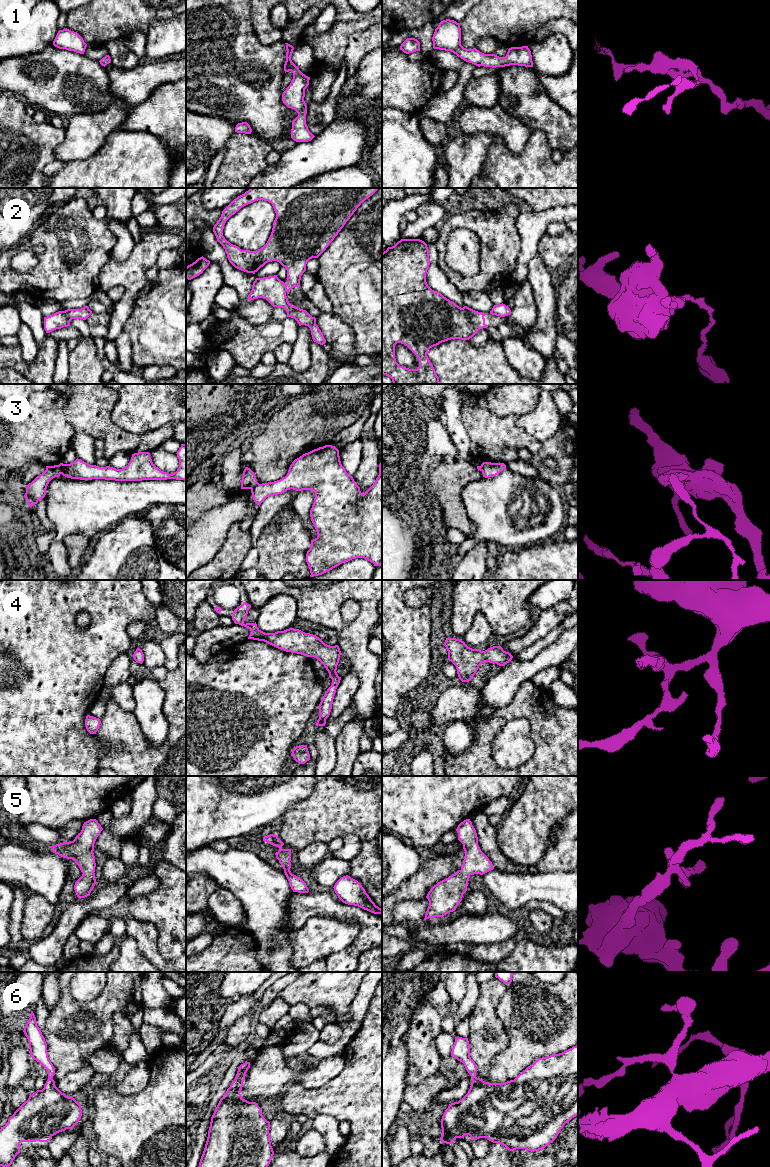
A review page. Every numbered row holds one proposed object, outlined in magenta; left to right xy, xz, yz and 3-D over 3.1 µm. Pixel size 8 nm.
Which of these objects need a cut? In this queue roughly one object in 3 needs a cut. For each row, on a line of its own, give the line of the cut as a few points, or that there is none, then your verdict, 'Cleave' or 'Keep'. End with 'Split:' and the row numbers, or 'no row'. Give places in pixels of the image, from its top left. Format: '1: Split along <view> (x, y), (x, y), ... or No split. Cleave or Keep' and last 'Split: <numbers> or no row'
1: No split. Keep
2: Split along xz (284, 285), (286, 290). Cleave
3: Split along xy (58, 465), (61, 473). Cleave
4: No split. Keep
5: No split. Keep
6: No split. Keep
Split: 2, 3

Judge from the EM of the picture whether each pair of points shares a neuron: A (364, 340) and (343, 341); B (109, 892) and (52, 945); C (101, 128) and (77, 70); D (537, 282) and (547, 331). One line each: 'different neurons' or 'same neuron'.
A: different neurons
B: same neuron
C: different neurons
D: same neuron

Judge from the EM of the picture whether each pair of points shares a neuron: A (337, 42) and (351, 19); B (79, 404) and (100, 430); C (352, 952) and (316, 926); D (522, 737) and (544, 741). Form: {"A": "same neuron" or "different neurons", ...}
{"A": "same neuron", "B": "same neuron", "C": "different neurons", "D": "different neurons"}

